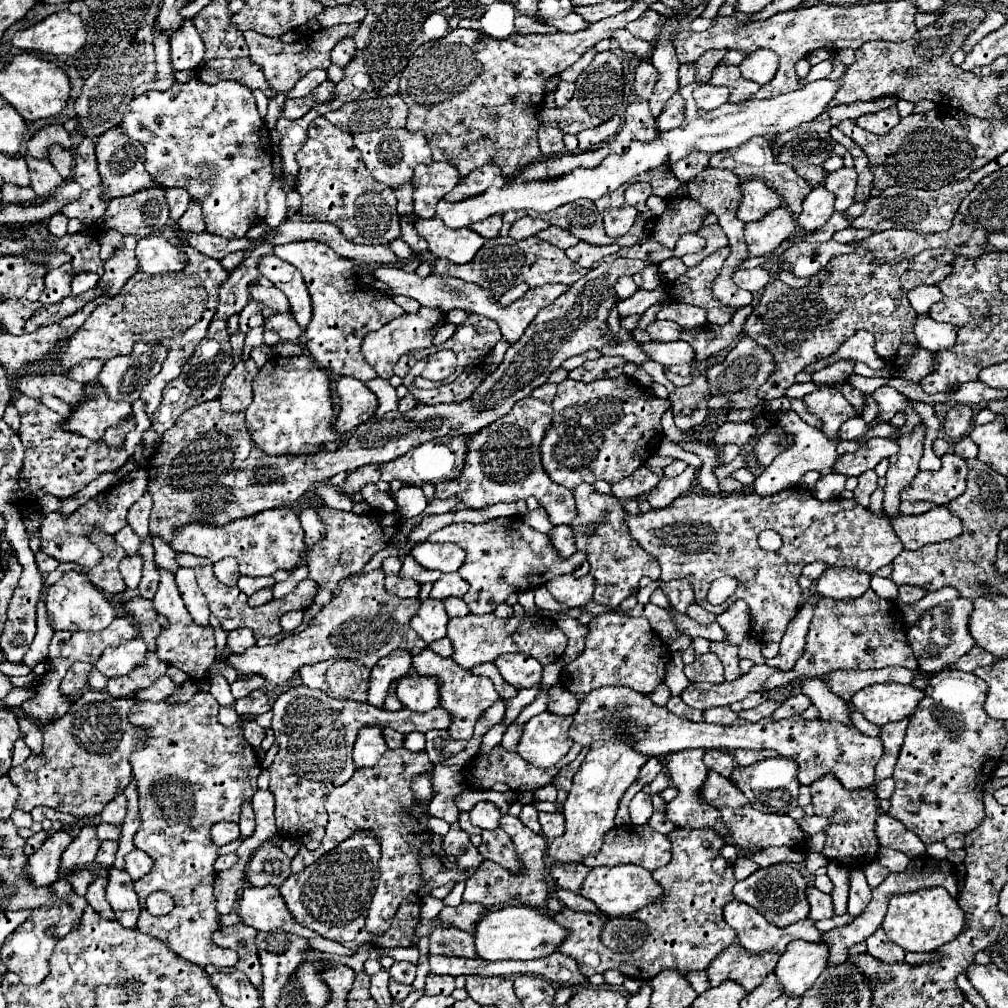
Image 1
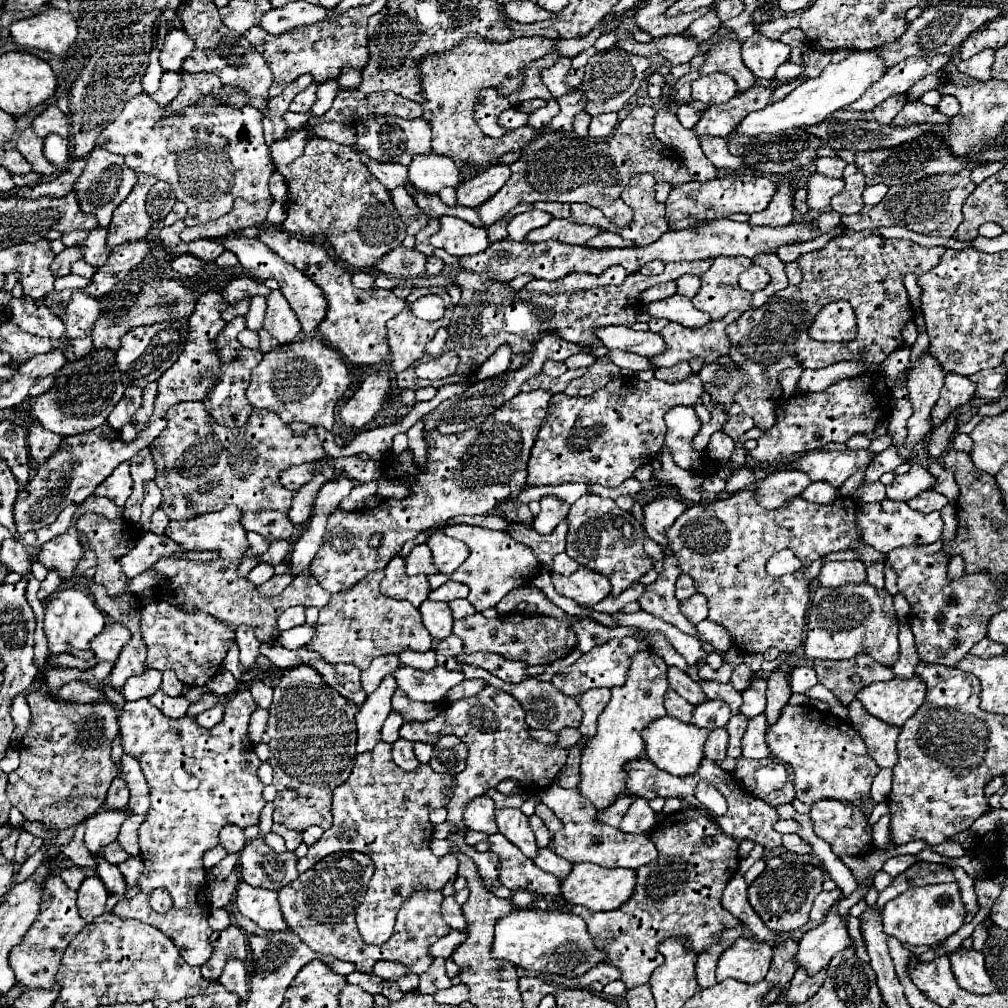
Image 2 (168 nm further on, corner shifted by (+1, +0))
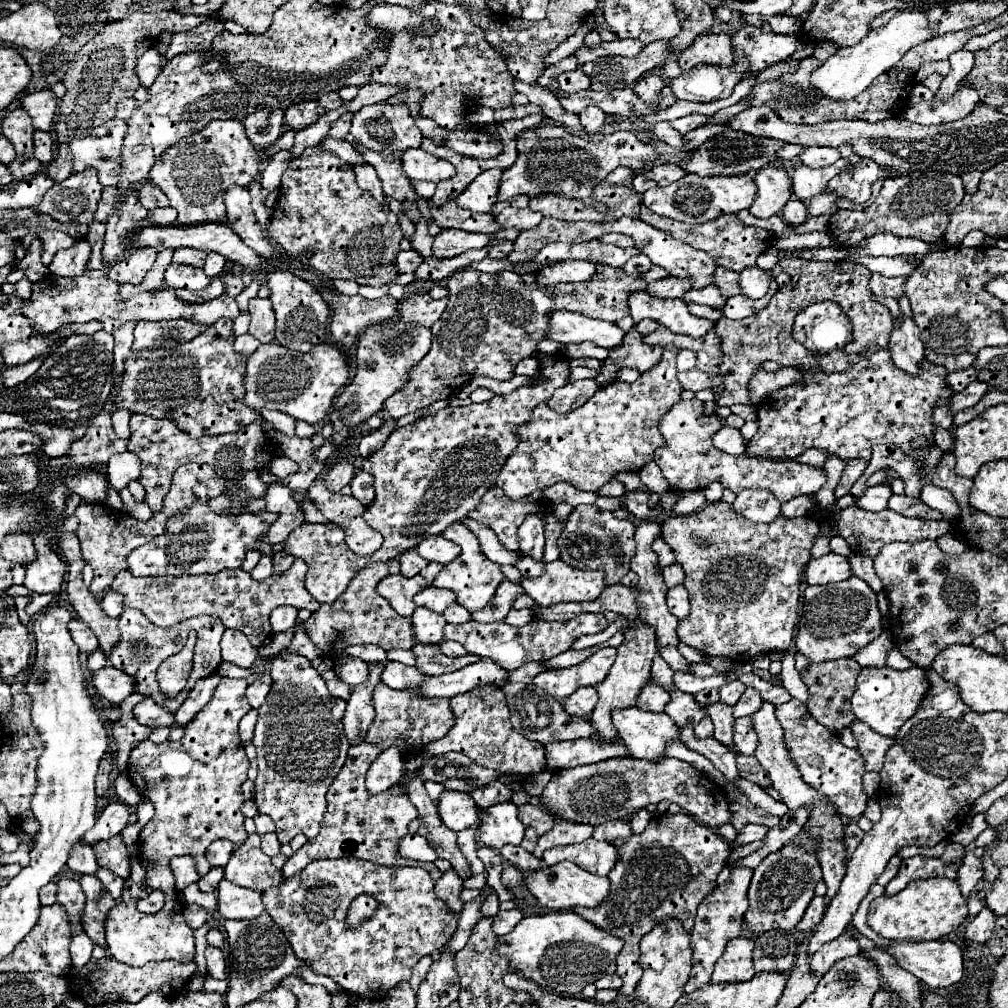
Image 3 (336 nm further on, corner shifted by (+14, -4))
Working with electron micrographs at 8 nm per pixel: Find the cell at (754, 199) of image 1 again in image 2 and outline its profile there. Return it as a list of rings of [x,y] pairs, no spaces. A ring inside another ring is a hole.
[[[728,174],[724,178],[714,178],[710,182],[686,182],[674,186],[666,198],[666,220],[682,220],[692,214],[696,220],[720,220],[734,212],[762,212],[776,192],[776,184],[758,174]]]

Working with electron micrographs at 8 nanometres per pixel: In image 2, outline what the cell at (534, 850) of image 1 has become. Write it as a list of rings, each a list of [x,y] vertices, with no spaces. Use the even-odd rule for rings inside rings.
[[[496,808],[496,824],[498,832],[506,836],[514,846],[518,846],[524,854],[528,854],[528,858],[536,856],[536,838],[530,830],[528,816],[524,816],[520,808]]]

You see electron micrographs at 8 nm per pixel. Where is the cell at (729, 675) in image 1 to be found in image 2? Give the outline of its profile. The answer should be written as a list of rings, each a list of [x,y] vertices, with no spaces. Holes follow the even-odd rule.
[[[740,664],[738,668],[734,668],[734,672],[732,672],[732,680],[730,680],[730,684],[734,686],[734,690],[744,692],[746,686],[748,686],[748,682],[750,682],[750,674],[754,674],[754,672],[752,672],[746,664]]]

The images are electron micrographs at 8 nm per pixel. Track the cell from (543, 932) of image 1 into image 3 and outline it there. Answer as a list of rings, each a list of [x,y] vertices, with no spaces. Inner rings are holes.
[[[547,912],[523,918],[509,934],[499,936],[495,954],[507,958],[511,968],[541,988],[559,994],[579,994],[599,976],[615,972],[615,956],[623,942],[573,912]]]

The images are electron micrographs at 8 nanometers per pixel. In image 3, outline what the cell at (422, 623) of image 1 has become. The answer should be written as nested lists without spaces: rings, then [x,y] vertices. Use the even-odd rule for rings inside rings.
[[[415,608],[413,612],[413,632],[421,644],[441,644],[443,626],[447,624],[443,614],[437,614],[427,608]]]

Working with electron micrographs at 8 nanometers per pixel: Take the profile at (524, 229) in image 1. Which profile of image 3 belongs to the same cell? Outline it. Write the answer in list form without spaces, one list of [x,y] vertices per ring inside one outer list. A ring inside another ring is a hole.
[[[507,206],[501,214],[495,216],[497,224],[501,226],[501,230],[511,230],[511,228],[515,228],[515,230],[519,230],[519,232],[529,230],[529,228],[535,228],[535,226],[541,222],[541,218],[543,218],[543,216],[541,216],[539,212],[533,212],[533,210],[529,210],[529,208],[519,210],[519,208],[511,208],[511,206]]]

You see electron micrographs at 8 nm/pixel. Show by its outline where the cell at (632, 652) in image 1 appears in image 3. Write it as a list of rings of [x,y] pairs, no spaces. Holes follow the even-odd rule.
[[[601,648],[581,664],[561,670],[543,670],[541,674],[535,676],[533,684],[547,690],[553,698],[563,702],[563,698],[573,694],[573,690],[599,684],[609,674],[613,658],[615,648]]]

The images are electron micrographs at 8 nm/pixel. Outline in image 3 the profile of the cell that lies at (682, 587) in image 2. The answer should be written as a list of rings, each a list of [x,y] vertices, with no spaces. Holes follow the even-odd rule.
[[[673,564],[673,566],[665,568],[665,570],[663,570],[663,580],[665,580],[667,588],[673,588],[673,586],[683,584],[683,570],[681,570],[681,566]]]

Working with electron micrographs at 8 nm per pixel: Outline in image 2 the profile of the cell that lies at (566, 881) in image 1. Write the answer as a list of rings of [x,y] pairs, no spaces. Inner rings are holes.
[[[540,848],[538,850],[538,856],[534,858],[534,862],[544,870],[544,872],[550,872],[558,878],[566,878],[572,870],[572,864],[566,862],[564,858],[560,858],[558,854],[554,854],[550,848]]]

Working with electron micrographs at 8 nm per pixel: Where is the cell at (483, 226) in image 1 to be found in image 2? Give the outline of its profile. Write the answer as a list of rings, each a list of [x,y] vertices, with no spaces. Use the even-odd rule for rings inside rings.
[[[638,106],[638,108],[634,108],[618,124],[616,132],[610,138],[606,138],[604,142],[596,142],[596,140],[590,140],[590,138],[574,138],[574,136],[566,136],[566,134],[558,134],[558,132],[542,132],[538,138],[534,138],[534,142],[530,142],[524,148],[522,158],[518,162],[514,162],[510,168],[512,168],[512,176],[500,188],[500,192],[494,194],[482,206],[478,206],[478,214],[480,214],[480,218],[482,218],[486,228],[490,224],[498,222],[516,204],[520,204],[520,202],[532,202],[534,204],[538,200],[590,204],[590,206],[600,208],[614,226],[626,226],[632,220],[632,210],[628,206],[624,206],[620,194],[622,194],[624,186],[628,184],[628,178],[632,176],[630,172],[634,172],[634,174],[648,172],[652,176],[658,176],[658,180],[670,182],[672,186],[678,186],[678,184],[690,180],[688,170],[686,170],[682,158],[672,148],[662,146],[662,142],[658,142],[658,138],[654,134],[654,108],[652,106]]]

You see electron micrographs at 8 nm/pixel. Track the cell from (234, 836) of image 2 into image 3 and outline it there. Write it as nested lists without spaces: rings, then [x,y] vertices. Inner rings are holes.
[[[215,840],[207,852],[205,852],[205,858],[211,866],[225,866],[231,858],[231,852],[233,852],[235,844],[229,842],[229,840]]]

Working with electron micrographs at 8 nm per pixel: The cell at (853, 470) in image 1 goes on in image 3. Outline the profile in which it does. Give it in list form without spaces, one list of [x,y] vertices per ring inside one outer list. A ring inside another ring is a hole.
[[[679,400],[675,406],[671,406],[671,410],[667,414],[661,416],[659,420],[659,430],[661,436],[665,438],[665,446],[655,450],[653,460],[659,464],[665,480],[669,482],[671,490],[701,490],[705,488],[709,482],[719,480],[725,488],[733,490],[735,494],[739,494],[743,488],[767,488],[773,490],[773,494],[779,498],[779,502],[785,502],[797,494],[815,494],[823,484],[825,484],[825,470],[823,468],[813,468],[807,464],[799,464],[795,460],[771,460],[771,458],[751,458],[751,456],[731,456],[725,454],[721,450],[717,450],[711,442],[711,436],[723,426],[721,420],[711,414],[711,416],[703,416],[703,402],[699,400],[691,400],[691,402],[683,402]]]

